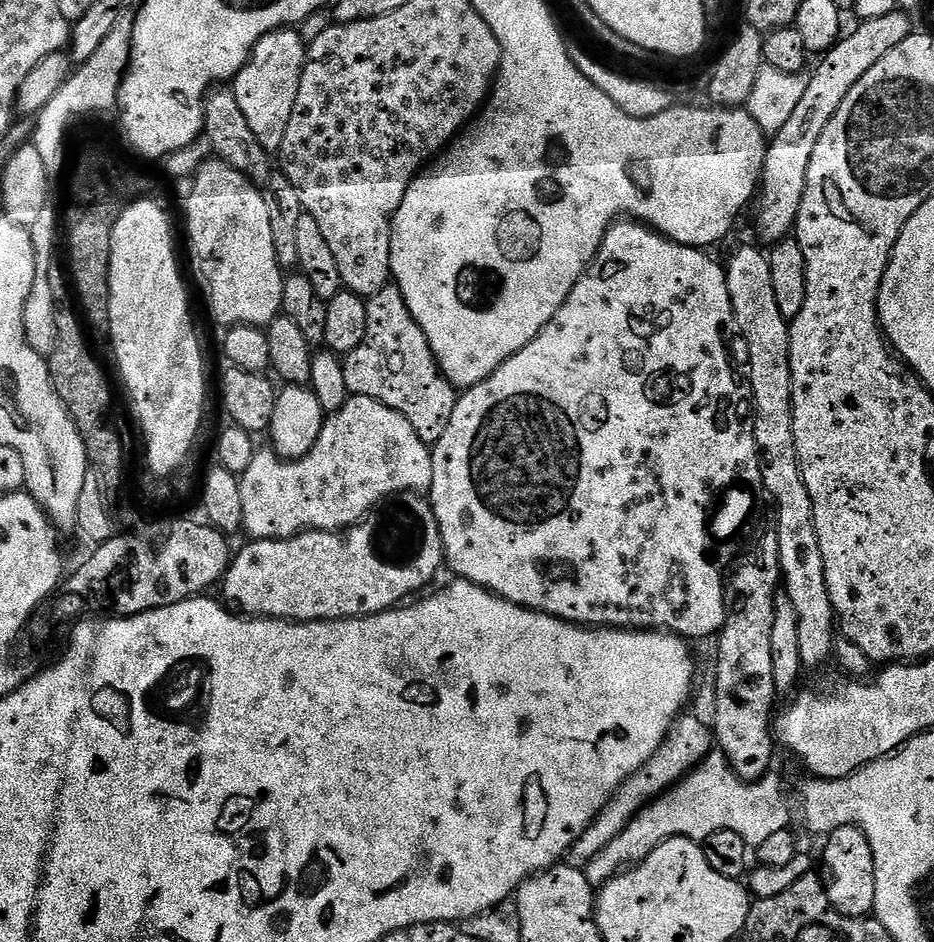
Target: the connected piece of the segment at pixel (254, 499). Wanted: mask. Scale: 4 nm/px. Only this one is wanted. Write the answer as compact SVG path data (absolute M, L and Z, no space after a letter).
M349 395L347 402L325 419L322 434L318 434L318 442L314 442L310 454L306 454L300 460L285 460L275 450L267 451L258 450L254 454L254 462L250 462L249 468L244 471L243 476L239 477L240 489L242 490L243 531L245 533L249 532L249 537L252 540L288 540L291 536L309 530L347 530L352 525L360 523L365 516L379 508L389 498L399 496L402 492L423 493L432 487L431 447L424 444L422 438L418 438L414 426L410 426L410 422L401 412L378 402L374 398L366 398L365 396Z

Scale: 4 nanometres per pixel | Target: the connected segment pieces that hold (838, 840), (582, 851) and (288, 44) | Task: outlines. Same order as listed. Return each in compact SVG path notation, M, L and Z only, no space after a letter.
M847 824L838 830L827 833L824 844L824 892L830 898L834 910L838 910L843 916L858 916L868 918L874 912L874 850L870 850L870 842L866 834L855 824Z
M681 715L677 719L659 750L626 780L612 796L611 802L596 816L595 822L572 844L566 854L566 863L571 868L586 868L588 862L609 845L645 805L666 793L678 780L684 779L713 751L714 734L711 727L707 727L698 717L688 715Z
M280 28L262 37L256 43L252 56L242 66L242 70L231 81L234 98L238 98L238 107L246 117L254 138L262 142L269 154L279 153L282 138L286 138L286 126L290 123L290 114L294 111L294 102L298 98L298 82L302 78L306 40L292 28Z

